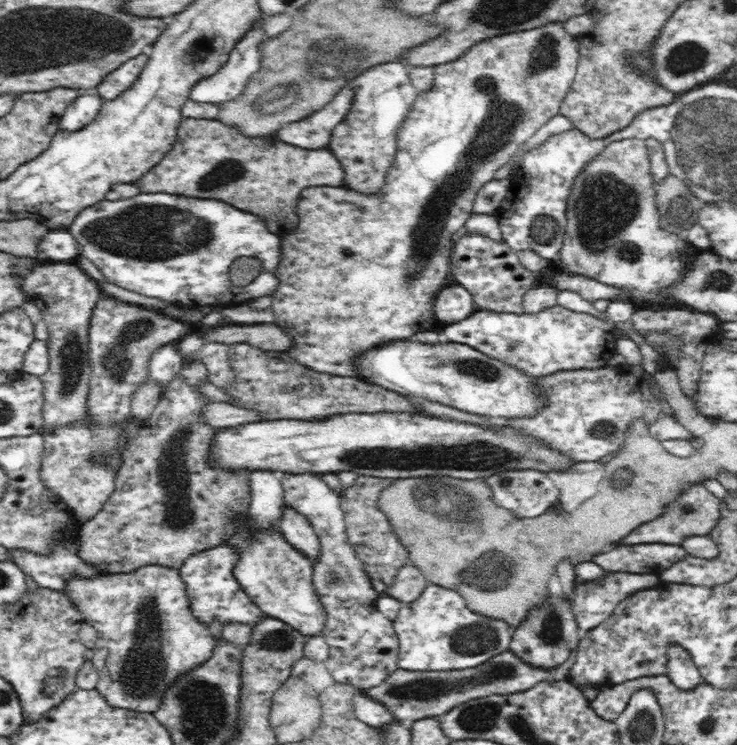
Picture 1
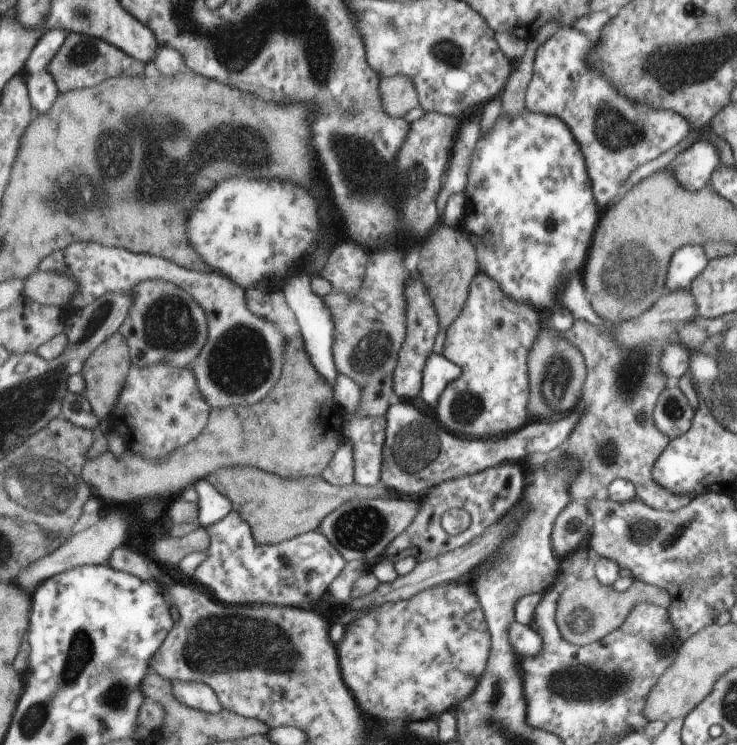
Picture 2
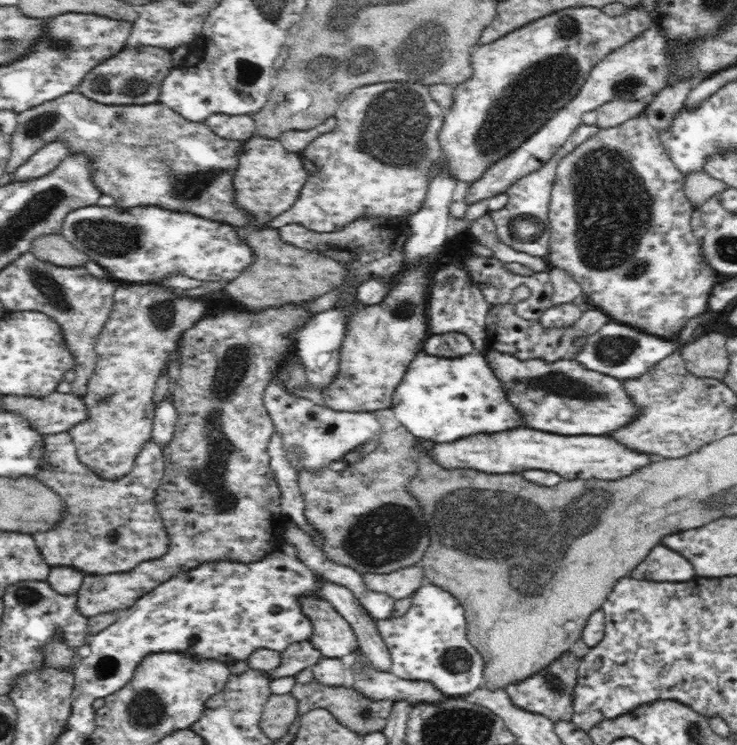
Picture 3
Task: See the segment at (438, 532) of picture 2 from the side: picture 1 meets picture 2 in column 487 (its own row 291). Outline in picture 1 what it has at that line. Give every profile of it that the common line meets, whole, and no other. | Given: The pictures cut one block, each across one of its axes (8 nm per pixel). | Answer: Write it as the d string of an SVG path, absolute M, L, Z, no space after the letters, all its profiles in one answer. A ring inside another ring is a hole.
M478 233L462 234L454 244L451 258L451 282L466 287L473 295L479 310L506 311L524 314L522 298L528 290L541 286L539 273L530 273L520 265L518 255L505 242L496 241Z

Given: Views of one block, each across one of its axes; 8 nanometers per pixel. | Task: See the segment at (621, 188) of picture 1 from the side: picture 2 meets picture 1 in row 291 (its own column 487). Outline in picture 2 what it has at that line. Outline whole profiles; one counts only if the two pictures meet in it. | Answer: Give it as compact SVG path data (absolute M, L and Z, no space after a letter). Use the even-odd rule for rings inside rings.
M450 581L421 590L408 600L371 606L362 618L348 625L338 645L342 678L353 690L364 714L380 720L428 720L452 710L474 692L486 670L492 642L478 597L473 586Z

